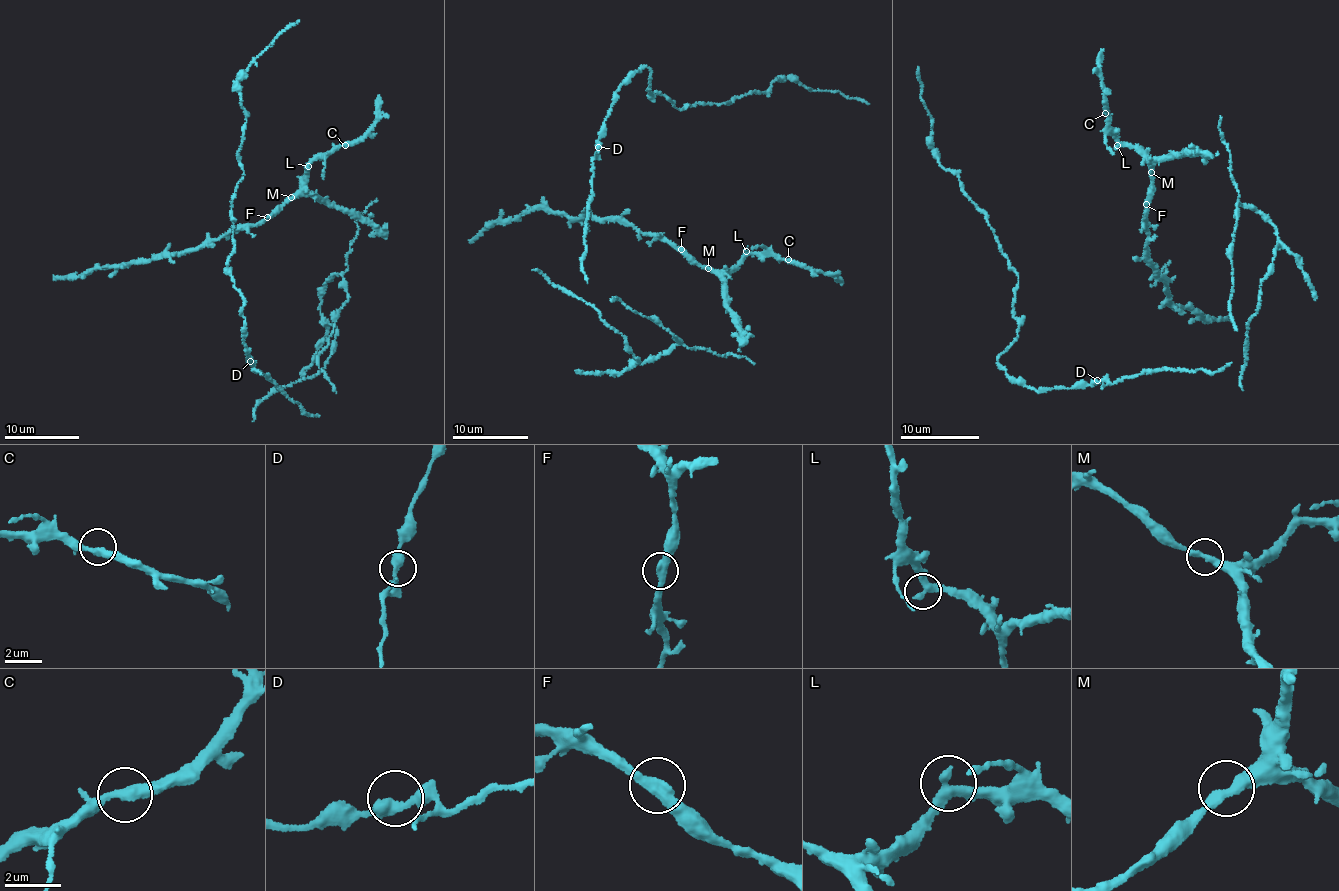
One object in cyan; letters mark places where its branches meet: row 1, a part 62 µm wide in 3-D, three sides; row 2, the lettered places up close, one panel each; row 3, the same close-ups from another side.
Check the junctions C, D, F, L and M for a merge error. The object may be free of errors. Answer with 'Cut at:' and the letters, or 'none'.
Cut at: none

